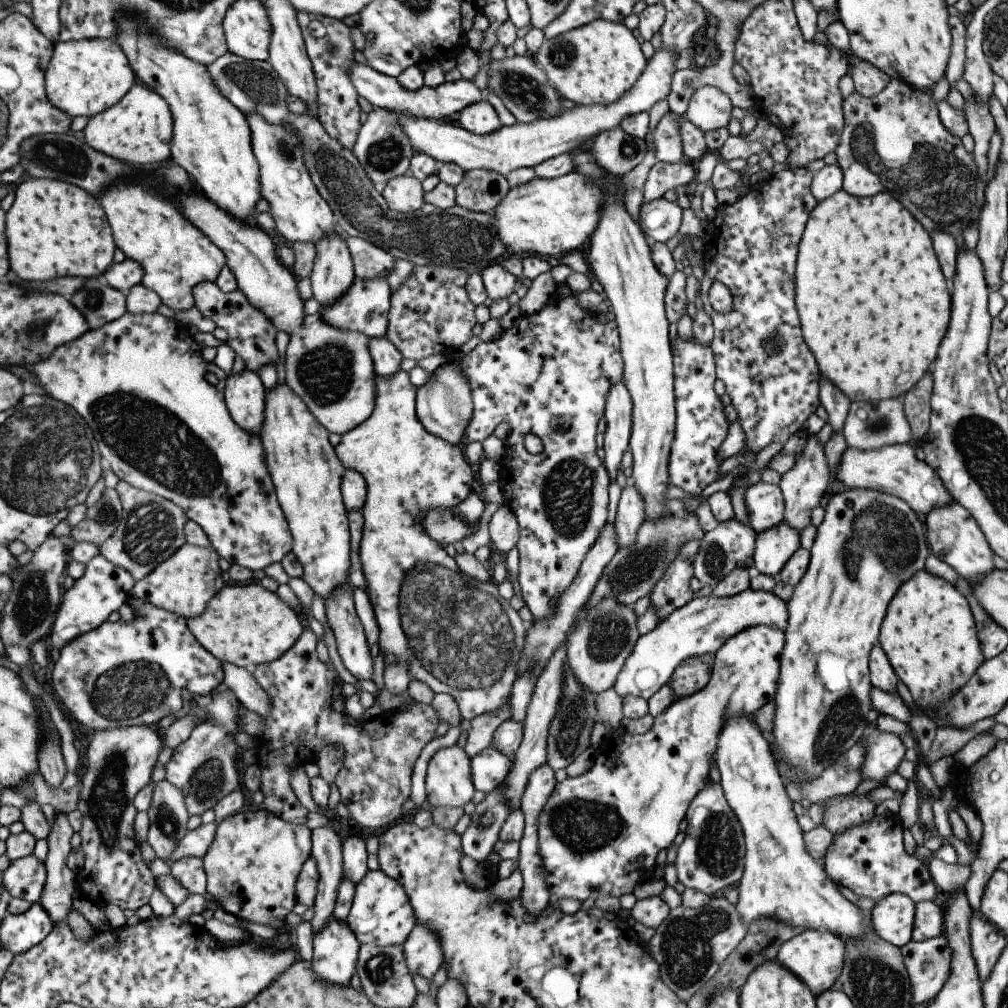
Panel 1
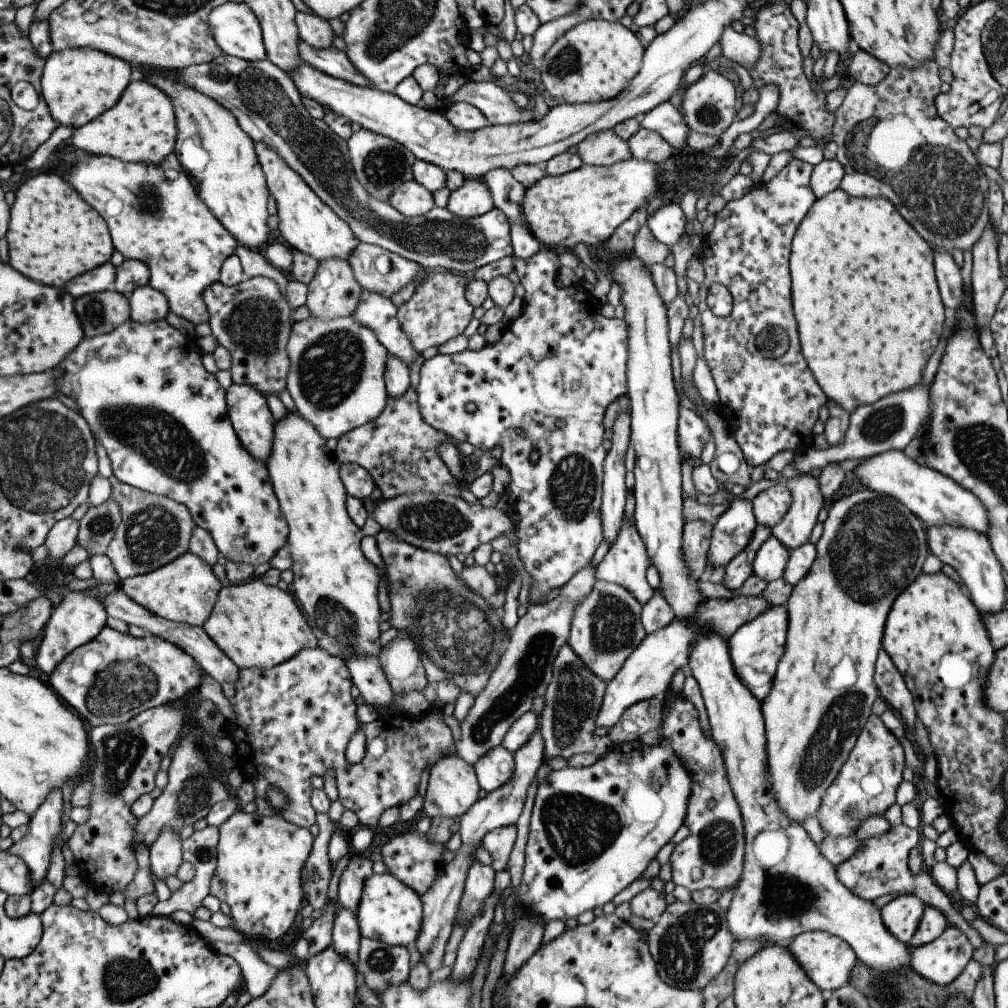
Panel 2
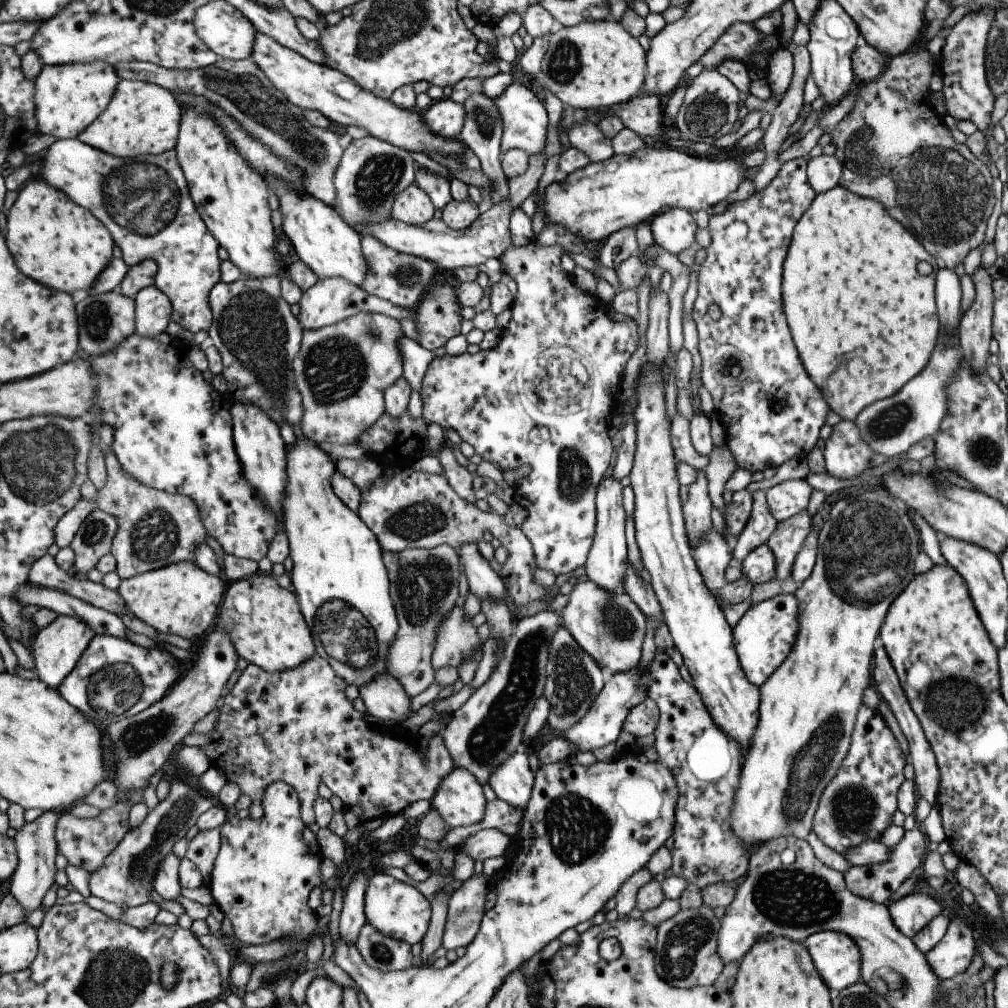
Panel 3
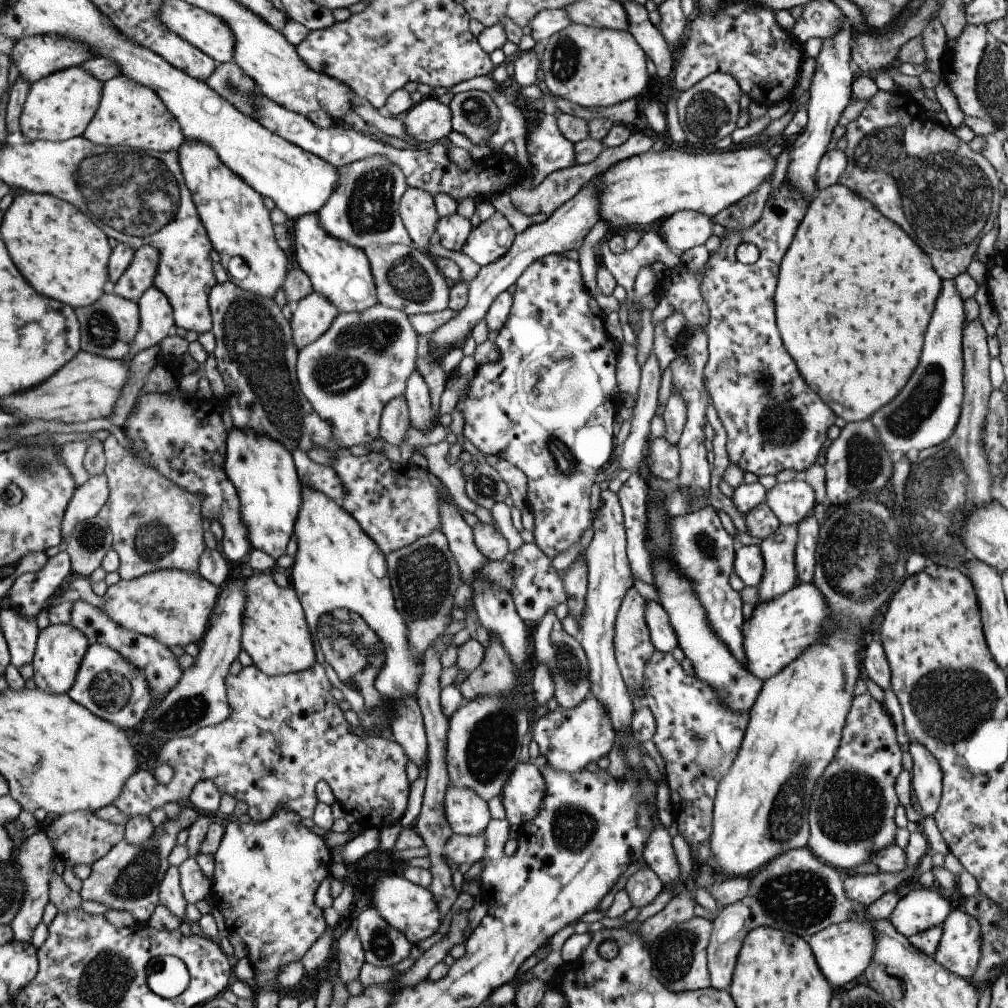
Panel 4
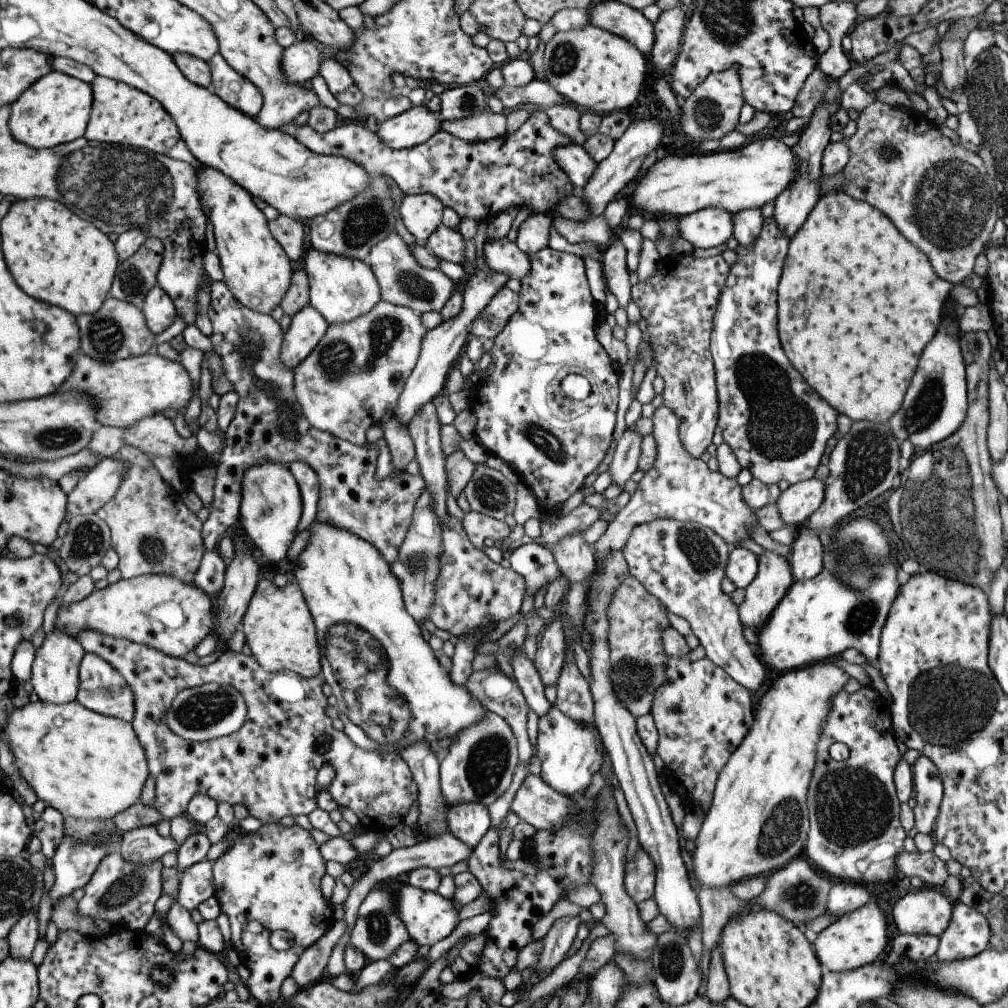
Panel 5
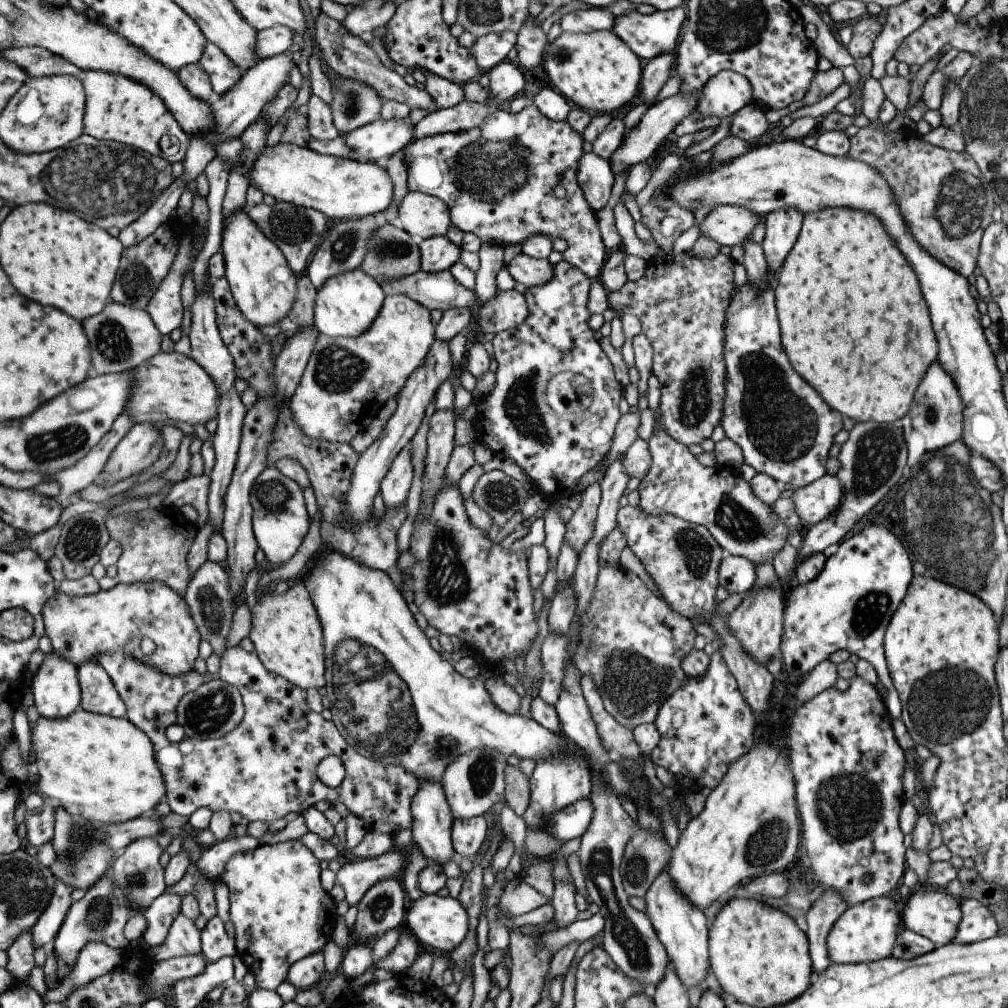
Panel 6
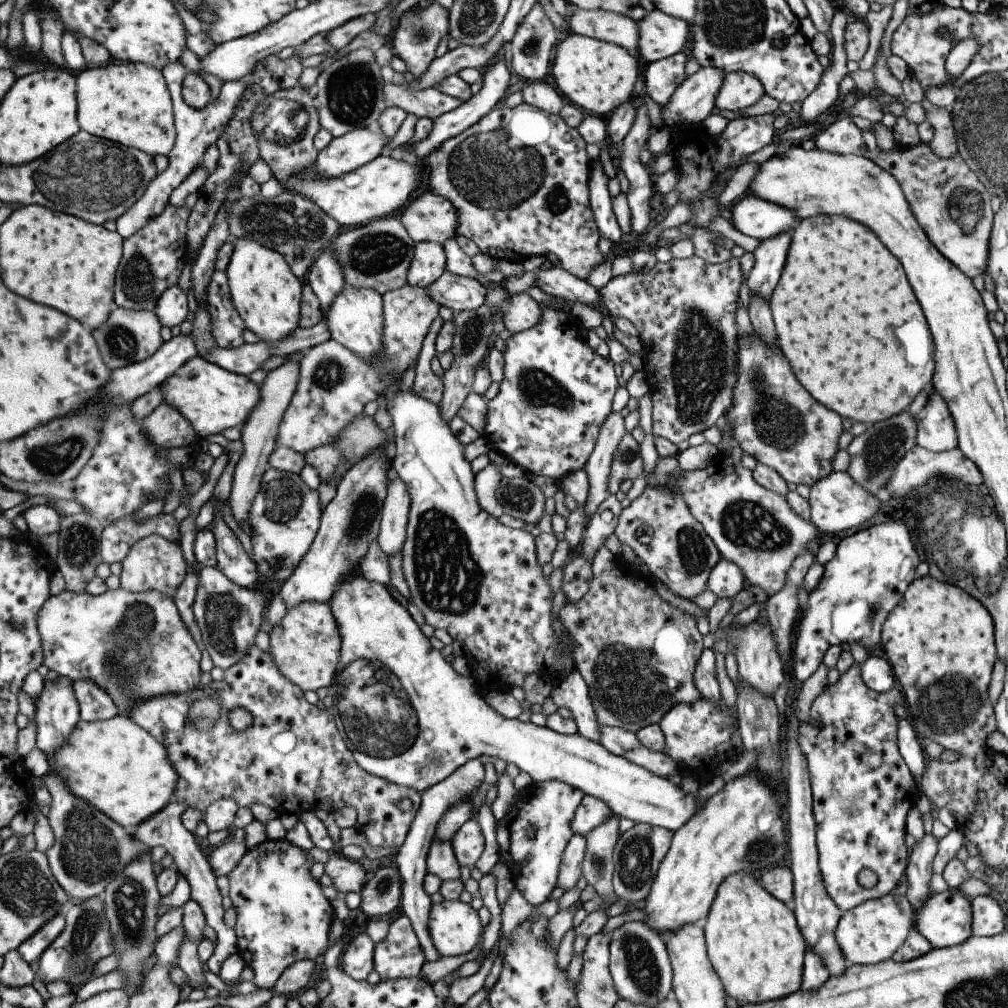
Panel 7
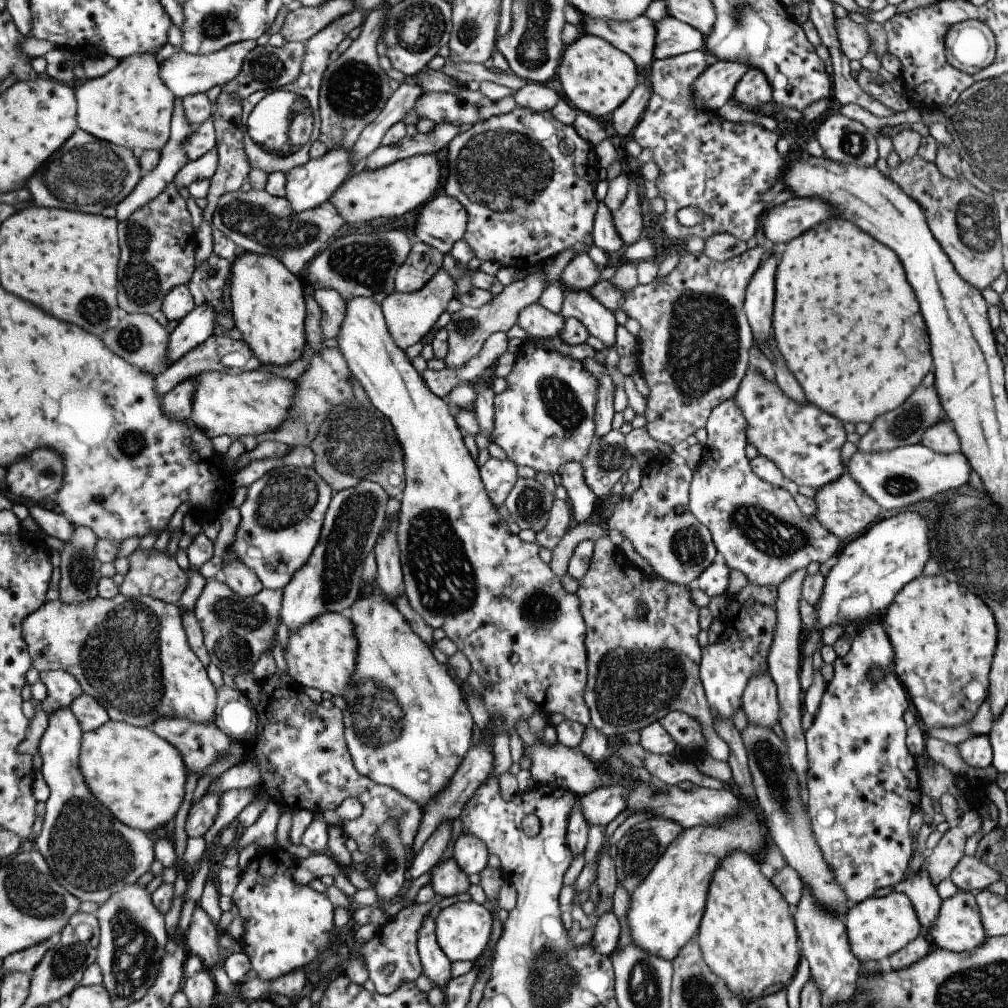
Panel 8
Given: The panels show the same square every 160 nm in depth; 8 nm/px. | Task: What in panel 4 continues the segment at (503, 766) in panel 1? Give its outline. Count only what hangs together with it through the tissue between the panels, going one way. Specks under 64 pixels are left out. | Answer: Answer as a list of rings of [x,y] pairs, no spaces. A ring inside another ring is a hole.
[[[533,761],[517,762],[501,787],[500,801],[508,824],[521,824],[537,814],[544,793],[544,780]]]

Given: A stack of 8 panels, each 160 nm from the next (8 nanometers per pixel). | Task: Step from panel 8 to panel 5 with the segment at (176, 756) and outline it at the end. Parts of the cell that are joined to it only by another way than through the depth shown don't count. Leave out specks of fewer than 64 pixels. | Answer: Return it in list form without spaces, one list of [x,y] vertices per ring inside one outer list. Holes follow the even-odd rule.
[[[38,698],[35,702],[30,702],[27,706],[21,708],[14,707],[12,713],[8,716],[7,723],[1,732],[8,736],[8,743],[15,755],[15,762],[18,766],[21,776],[29,783],[29,786],[37,793],[37,796],[45,802],[46,805],[60,810],[64,817],[75,817],[80,819],[113,819],[116,814],[127,810],[130,806],[141,800],[143,789],[150,774],[150,766],[148,764],[148,754],[145,752],[144,745],[140,738],[135,734],[135,728],[126,720],[119,717],[110,717],[89,710],[83,706],[78,700],[68,703],[57,704],[44,701]]]

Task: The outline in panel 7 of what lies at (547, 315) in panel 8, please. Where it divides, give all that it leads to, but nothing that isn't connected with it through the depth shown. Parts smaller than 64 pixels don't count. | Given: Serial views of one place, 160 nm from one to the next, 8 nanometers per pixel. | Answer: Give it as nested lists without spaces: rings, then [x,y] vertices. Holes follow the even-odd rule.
[[[526,291],[511,295],[503,302],[502,328],[515,334],[537,324],[540,306],[527,295]]]

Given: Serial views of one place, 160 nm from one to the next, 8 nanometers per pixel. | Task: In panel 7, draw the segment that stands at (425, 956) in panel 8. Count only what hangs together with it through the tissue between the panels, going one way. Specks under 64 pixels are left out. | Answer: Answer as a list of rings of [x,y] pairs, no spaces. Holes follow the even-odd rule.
[[[471,759],[455,769],[447,778],[420,793],[420,803],[415,818],[411,821],[406,837],[395,854],[394,866],[401,879],[400,907],[411,923],[413,932],[423,951],[424,960],[427,960],[427,962],[436,960],[438,954],[431,944],[427,926],[431,902],[429,895],[422,887],[422,880],[426,873],[426,854],[434,837],[437,821],[441,818],[445,809],[463,799],[470,799],[481,784],[482,778],[483,765],[479,763],[478,759]]]

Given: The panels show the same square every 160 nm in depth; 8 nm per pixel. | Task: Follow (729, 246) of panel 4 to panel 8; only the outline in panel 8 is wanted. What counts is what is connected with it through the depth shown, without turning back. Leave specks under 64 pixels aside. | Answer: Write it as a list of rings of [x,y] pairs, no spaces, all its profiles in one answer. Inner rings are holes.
[[[755,369],[746,371],[738,384],[738,389],[732,398],[741,416],[745,419],[746,441],[755,447],[758,454],[770,460],[785,477],[795,482],[797,486],[811,486],[815,490],[828,482],[836,481],[841,477],[845,468],[841,465],[839,448],[845,442],[845,431],[842,422],[832,414],[815,408],[814,404],[795,402],[785,396],[774,382],[769,382],[759,371]]]

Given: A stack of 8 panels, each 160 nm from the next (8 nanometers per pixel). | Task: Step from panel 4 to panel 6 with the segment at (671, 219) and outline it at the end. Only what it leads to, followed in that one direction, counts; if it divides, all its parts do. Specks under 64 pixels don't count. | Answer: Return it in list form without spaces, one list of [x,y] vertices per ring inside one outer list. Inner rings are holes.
[[[717,205],[699,222],[699,234],[719,246],[731,247],[751,233],[759,217],[741,206]]]

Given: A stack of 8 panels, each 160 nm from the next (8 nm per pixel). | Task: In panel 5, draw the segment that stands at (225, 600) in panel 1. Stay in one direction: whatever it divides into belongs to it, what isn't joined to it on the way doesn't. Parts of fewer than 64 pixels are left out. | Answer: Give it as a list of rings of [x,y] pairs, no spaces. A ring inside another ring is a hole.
[[[269,579],[258,580],[242,625],[244,642],[250,648],[250,656],[264,671],[269,674],[291,671],[303,678],[320,672],[314,624],[303,595],[295,583],[289,582],[283,587],[276,587]]]

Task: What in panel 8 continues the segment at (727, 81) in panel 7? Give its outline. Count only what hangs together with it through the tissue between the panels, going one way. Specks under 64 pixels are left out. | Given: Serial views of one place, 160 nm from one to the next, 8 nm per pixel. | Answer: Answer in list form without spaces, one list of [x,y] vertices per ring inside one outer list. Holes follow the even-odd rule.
[[[748,68],[737,79],[732,91],[732,99],[744,109],[754,110],[772,100],[769,83],[757,69]]]

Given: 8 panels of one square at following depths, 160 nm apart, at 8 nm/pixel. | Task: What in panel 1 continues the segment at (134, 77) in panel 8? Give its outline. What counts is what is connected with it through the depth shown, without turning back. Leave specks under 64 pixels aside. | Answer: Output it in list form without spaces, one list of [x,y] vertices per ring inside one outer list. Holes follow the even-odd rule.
[[[135,84],[120,103],[90,119],[84,134],[95,150],[137,168],[151,169],[171,161],[174,116],[169,103],[157,91]]]

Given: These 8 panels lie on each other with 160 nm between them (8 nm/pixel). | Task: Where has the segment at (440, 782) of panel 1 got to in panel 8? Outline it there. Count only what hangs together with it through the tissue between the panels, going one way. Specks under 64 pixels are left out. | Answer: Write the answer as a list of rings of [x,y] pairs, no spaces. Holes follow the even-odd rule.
[[[459,833],[454,841],[452,857],[466,874],[481,872],[487,866],[488,852],[480,838],[469,833]]]

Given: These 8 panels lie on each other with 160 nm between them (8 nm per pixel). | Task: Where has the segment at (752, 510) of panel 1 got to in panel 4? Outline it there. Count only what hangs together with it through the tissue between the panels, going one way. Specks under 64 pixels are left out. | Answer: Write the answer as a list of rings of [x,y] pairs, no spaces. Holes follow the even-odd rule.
[[[796,477],[766,490],[766,503],[779,524],[797,525],[805,516],[812,513],[816,505],[815,494],[803,478]]]

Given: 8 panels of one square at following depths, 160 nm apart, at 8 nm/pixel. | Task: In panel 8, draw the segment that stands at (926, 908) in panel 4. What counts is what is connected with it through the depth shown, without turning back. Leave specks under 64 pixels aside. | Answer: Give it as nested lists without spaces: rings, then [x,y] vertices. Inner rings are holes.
[[[958,890],[953,896],[940,900],[937,916],[926,933],[933,948],[960,953],[973,950],[987,937],[974,895],[975,892]]]

